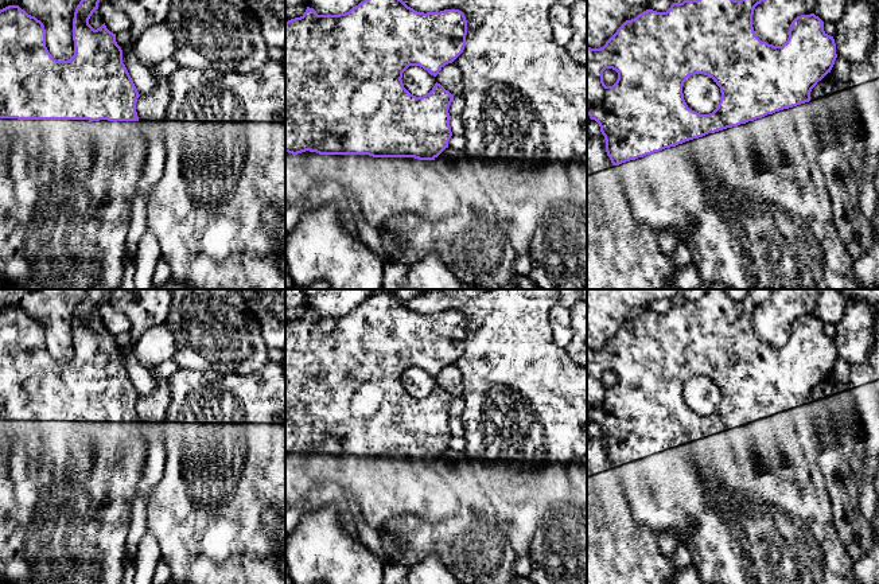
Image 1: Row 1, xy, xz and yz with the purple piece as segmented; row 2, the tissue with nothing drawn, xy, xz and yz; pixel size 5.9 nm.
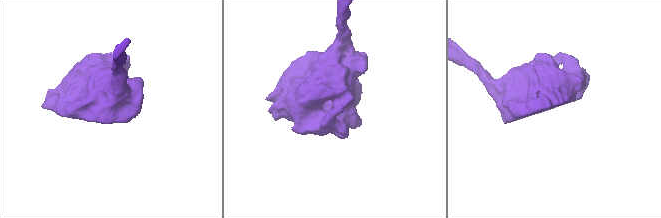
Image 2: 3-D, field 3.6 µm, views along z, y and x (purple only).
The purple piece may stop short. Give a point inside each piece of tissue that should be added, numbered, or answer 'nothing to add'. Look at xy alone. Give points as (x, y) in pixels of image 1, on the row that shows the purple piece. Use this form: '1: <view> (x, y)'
1: xy (66, 186)

